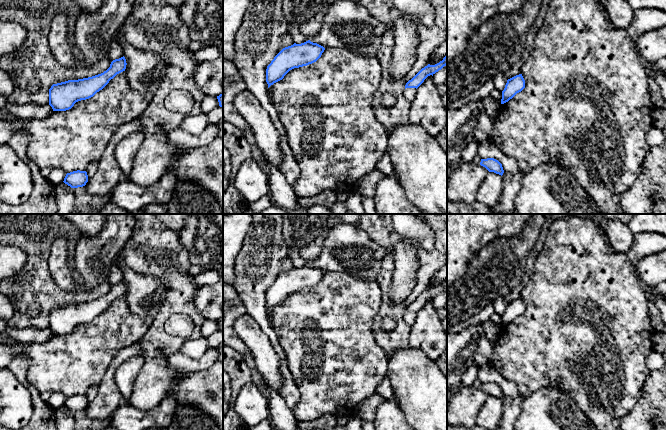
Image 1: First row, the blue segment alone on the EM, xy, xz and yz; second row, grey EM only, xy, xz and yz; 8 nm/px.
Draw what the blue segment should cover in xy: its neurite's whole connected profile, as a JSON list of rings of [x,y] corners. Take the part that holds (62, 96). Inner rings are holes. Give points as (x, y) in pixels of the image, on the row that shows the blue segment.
[[[121,57],[111,62],[110,67],[101,74],[53,84],[49,89],[49,105],[53,111],[66,111],[81,100],[93,97],[102,90],[117,74],[125,71],[126,59]]]

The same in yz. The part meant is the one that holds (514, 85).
[[[522,74],[516,75],[507,80],[504,90],[502,91],[501,104],[508,102],[517,93],[525,88],[525,80]]]

